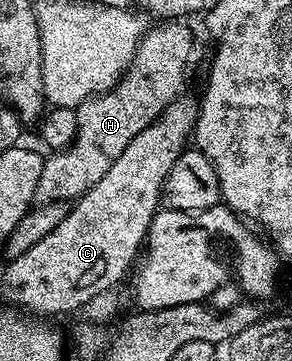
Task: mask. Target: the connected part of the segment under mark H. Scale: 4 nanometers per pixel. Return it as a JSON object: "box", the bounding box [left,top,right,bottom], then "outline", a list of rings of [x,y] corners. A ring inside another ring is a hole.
{"box":[35,21,192,205],"outline":[[[164,21],[159,24],[161,27],[153,26],[145,31],[134,53],[132,63],[120,76],[120,82],[113,85],[110,90],[104,91],[101,95],[92,96],[75,108],[78,117],[78,133],[68,146],[53,150],[45,158],[42,177],[38,177],[36,186],[35,202],[37,204],[60,205],[65,202],[63,199],[75,201],[94,185],[98,185],[98,181],[102,181],[102,176],[106,174],[106,169],[110,169],[110,165],[114,165],[114,161],[122,157],[122,149],[126,149],[126,145],[130,145],[130,141],[134,141],[134,137],[142,133],[142,129],[149,127],[166,109],[166,105],[173,103],[183,92],[180,90],[184,87],[184,70],[192,59],[192,31],[180,23],[183,22]]]}

